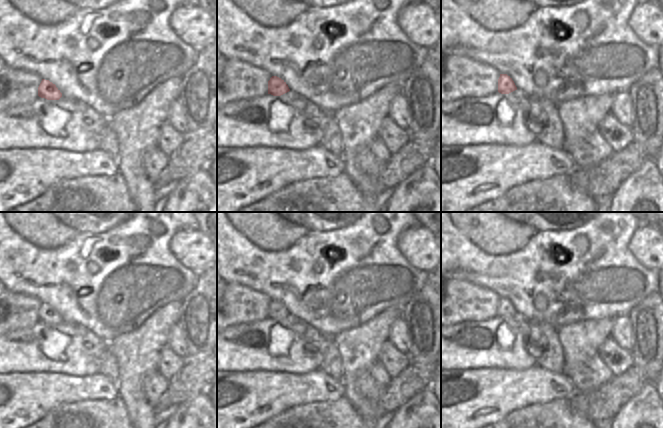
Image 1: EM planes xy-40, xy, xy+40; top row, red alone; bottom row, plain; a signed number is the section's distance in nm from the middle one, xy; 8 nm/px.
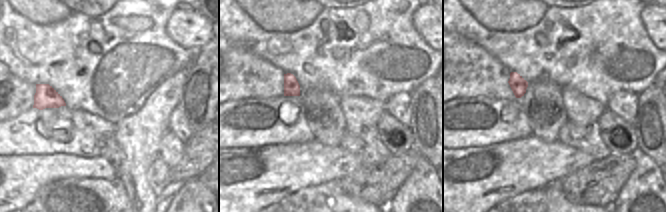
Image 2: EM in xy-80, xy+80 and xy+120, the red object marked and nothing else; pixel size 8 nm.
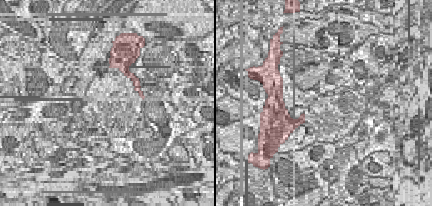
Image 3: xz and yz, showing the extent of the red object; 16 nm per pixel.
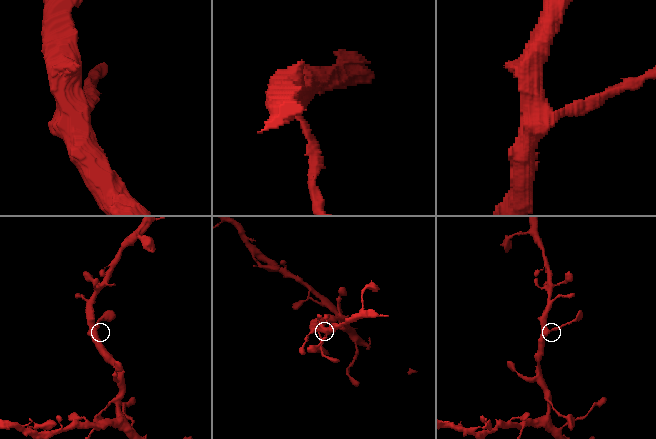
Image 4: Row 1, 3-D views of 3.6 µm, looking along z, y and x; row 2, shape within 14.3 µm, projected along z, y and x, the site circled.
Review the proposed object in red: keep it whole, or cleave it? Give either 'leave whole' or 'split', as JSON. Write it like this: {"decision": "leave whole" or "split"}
{"decision": "leave whole"}

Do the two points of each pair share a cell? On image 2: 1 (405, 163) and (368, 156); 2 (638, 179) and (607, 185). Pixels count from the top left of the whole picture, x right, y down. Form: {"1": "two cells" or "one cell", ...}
{"1": "two cells", "2": "two cells"}

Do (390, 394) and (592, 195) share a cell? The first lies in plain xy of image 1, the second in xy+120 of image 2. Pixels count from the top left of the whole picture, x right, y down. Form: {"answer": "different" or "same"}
{"answer": "same"}

